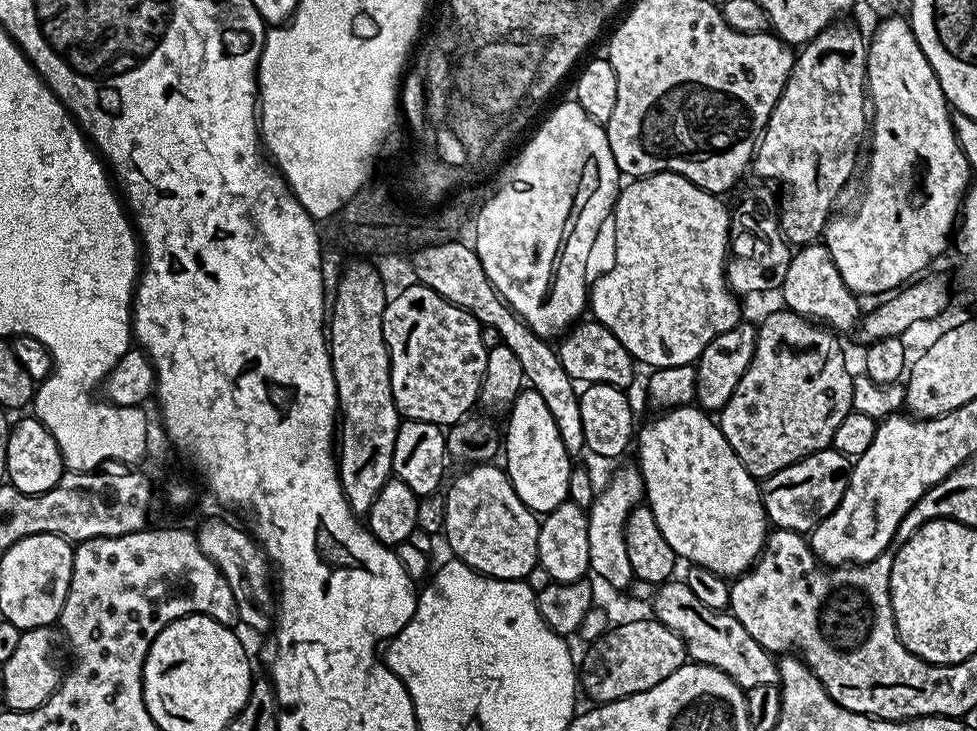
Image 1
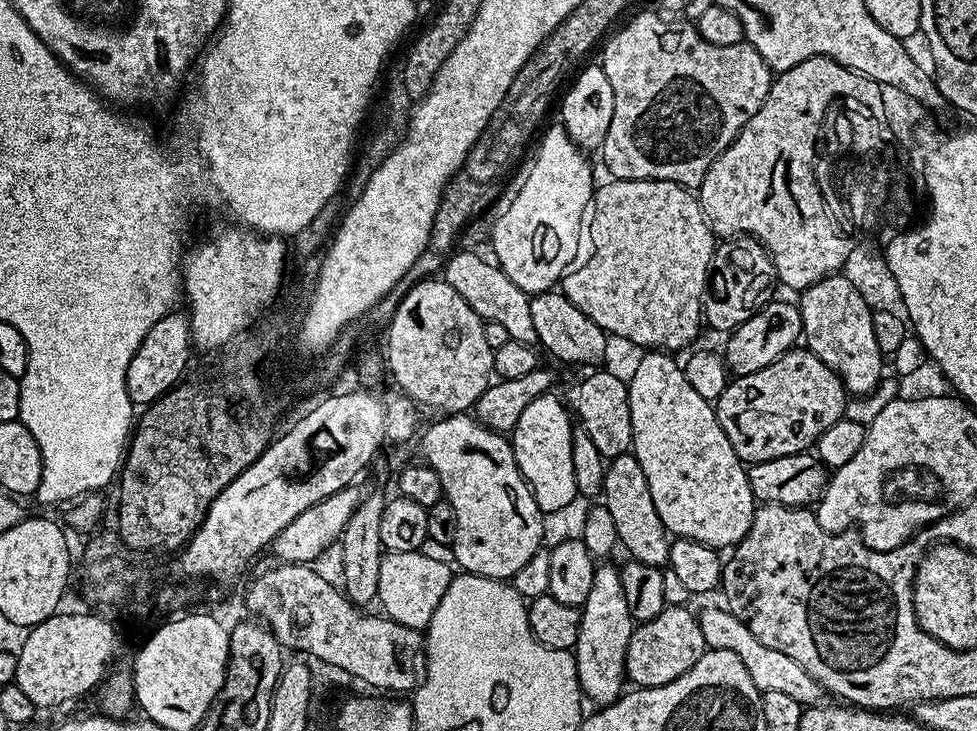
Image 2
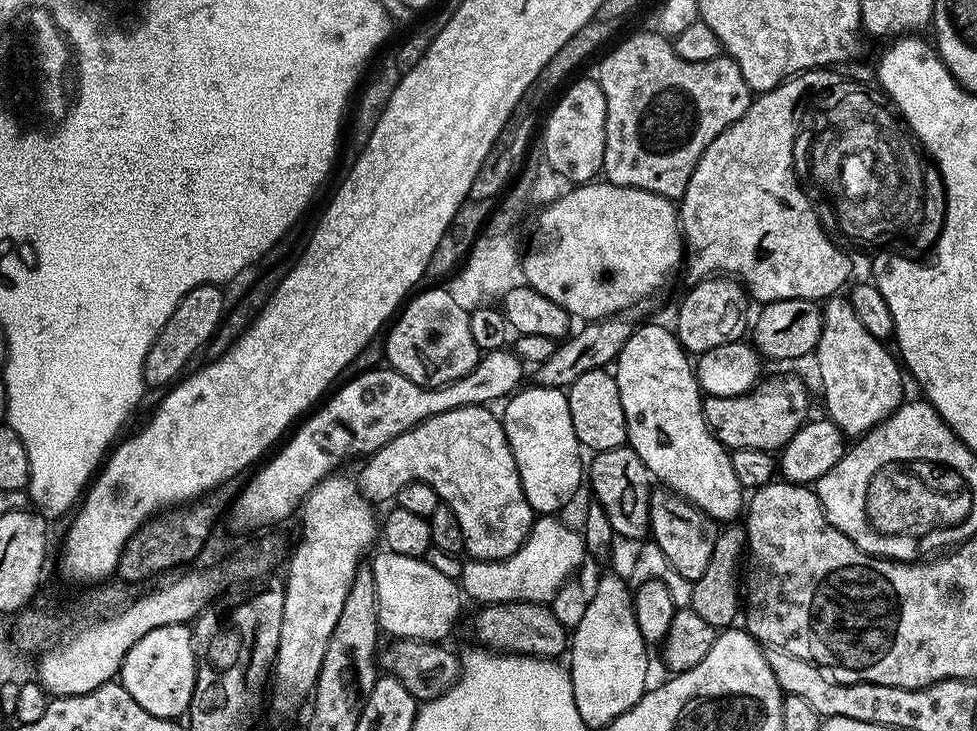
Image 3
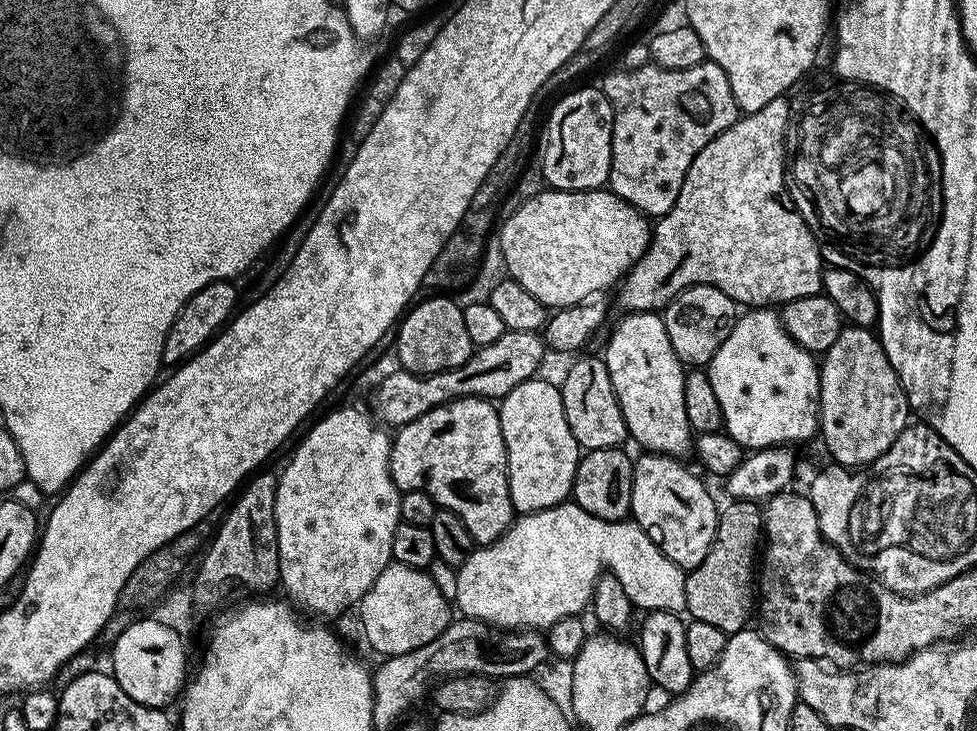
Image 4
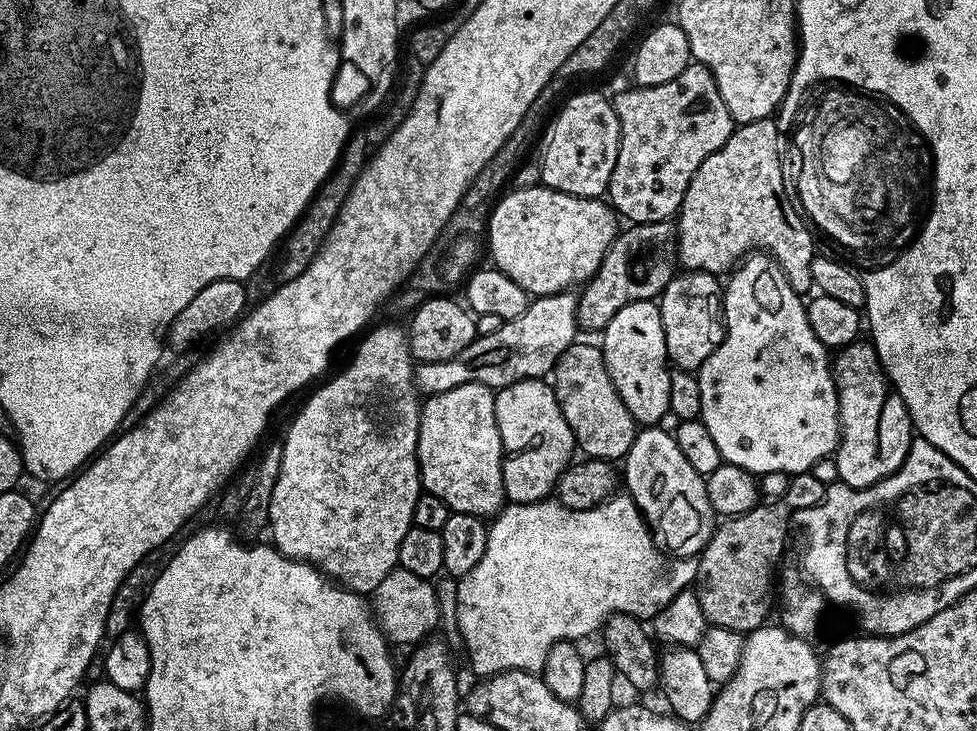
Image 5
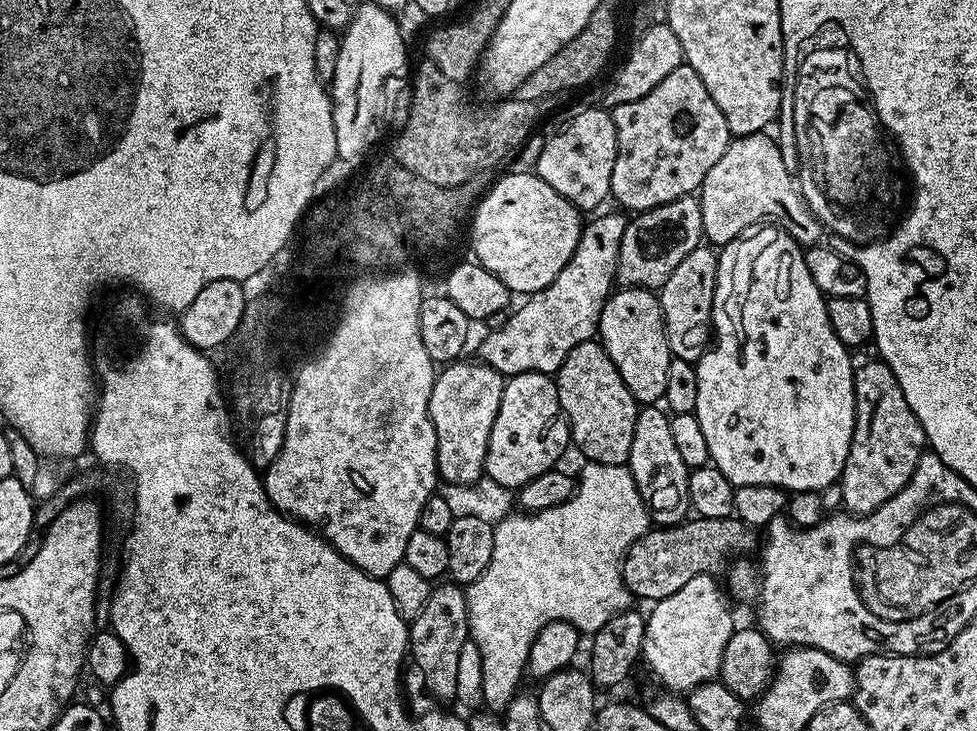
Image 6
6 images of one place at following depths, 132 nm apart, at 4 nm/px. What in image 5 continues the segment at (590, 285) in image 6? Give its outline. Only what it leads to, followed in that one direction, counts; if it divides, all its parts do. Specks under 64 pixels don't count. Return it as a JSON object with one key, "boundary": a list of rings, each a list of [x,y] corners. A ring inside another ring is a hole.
{"boundary":[[[566,291],[533,299],[528,305],[526,314],[503,321],[494,334],[477,336],[470,346],[466,346],[466,350],[462,350],[462,354],[446,362],[420,364],[419,391],[421,393],[424,391],[425,397],[437,396],[446,390],[454,390],[467,384],[481,384],[499,390],[514,382],[547,377],[560,361],[560,355],[577,339],[577,297],[572,295],[571,291]]]}

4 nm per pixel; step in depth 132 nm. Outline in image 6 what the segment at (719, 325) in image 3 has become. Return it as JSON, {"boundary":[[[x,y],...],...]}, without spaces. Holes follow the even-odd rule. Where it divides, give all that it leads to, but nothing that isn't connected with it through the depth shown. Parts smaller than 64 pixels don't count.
{"boundary":[[[701,246],[690,250],[686,258],[674,269],[674,274],[666,278],[666,282],[658,290],[660,309],[664,315],[664,333],[668,339],[668,351],[677,360],[699,361],[700,357],[708,351],[710,341],[714,336],[712,327],[712,307],[714,306],[714,290],[718,278],[718,252],[715,247]]]}

